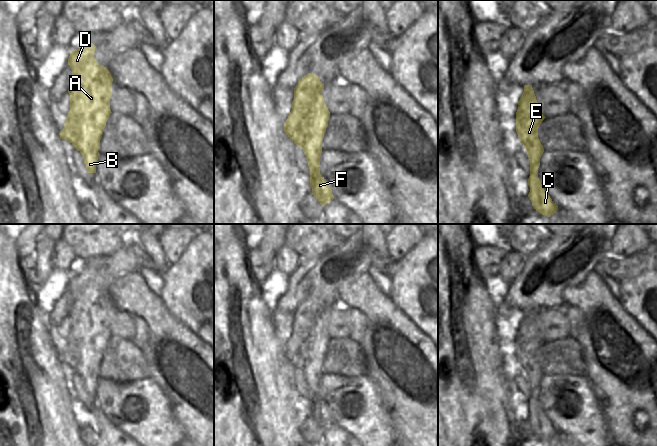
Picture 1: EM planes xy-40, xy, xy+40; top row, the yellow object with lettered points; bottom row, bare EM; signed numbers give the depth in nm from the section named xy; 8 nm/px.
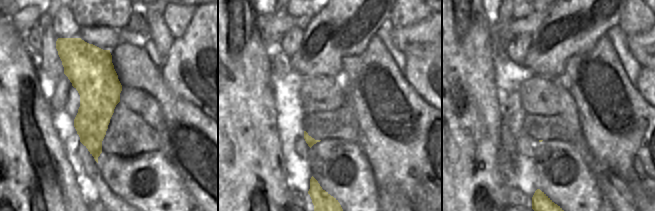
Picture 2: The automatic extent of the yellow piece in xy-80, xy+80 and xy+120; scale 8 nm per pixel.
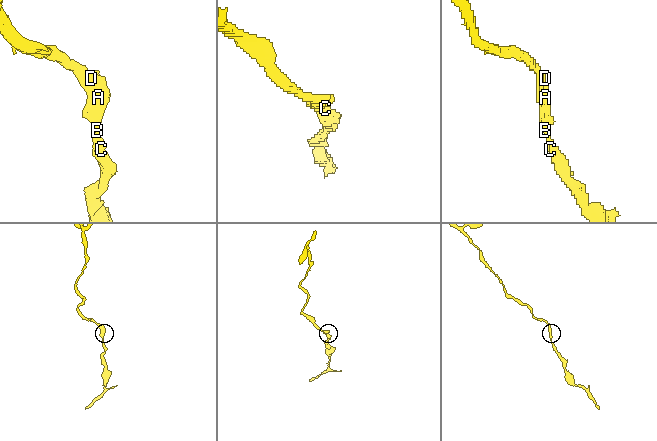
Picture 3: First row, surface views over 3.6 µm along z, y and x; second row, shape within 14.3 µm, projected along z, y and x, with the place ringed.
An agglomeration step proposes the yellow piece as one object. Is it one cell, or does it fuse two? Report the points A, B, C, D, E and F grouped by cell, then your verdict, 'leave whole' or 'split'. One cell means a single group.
A B C D E F | leave whole

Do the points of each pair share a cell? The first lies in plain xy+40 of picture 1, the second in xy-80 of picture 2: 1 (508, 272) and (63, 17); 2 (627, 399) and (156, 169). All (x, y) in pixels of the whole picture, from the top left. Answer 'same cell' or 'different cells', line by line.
1: same cell
2: different cells

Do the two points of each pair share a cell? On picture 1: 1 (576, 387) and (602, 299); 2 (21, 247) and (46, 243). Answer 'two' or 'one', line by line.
1: two
2: two

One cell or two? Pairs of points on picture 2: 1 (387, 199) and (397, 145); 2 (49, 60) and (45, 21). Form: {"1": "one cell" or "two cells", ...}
{"1": "one cell", "2": "one cell"}

